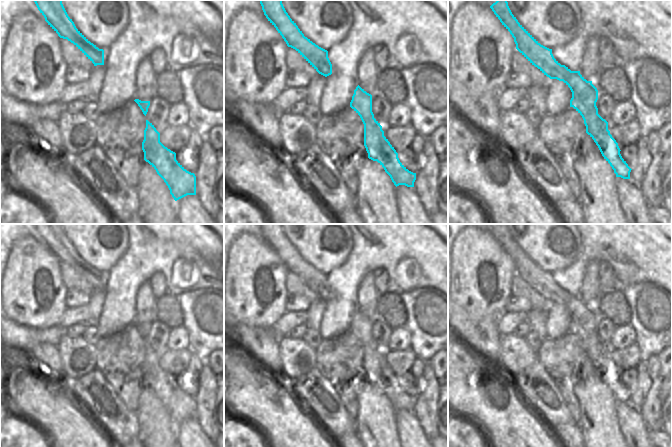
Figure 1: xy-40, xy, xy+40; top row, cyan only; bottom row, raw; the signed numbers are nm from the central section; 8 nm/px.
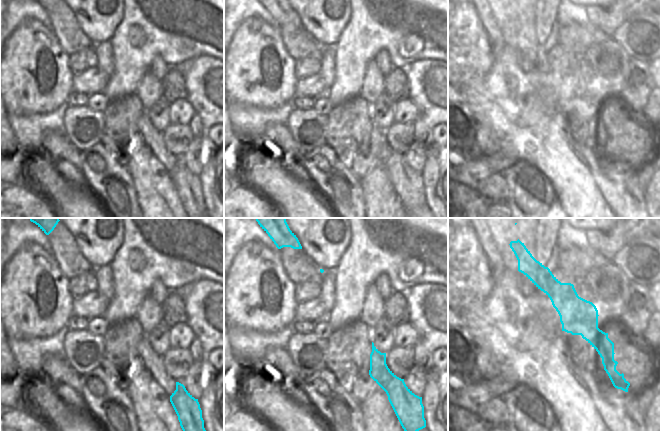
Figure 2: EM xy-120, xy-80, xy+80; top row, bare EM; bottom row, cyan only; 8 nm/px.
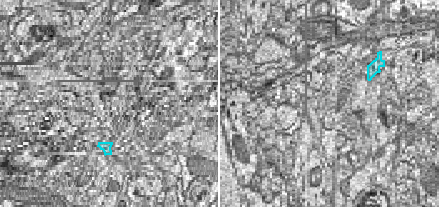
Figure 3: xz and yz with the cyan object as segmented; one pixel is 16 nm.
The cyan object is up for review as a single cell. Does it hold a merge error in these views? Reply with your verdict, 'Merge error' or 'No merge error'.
No merge error

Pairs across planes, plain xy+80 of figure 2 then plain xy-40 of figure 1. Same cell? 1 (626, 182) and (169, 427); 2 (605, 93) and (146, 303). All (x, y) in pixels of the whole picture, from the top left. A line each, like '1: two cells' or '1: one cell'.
1: two cells
2: two cells

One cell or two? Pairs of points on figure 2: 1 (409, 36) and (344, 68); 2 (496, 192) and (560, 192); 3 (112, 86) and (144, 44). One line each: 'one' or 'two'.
1: one
2: two
3: one

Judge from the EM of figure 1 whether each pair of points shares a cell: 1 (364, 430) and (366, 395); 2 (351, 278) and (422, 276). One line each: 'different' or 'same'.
1: same
2: same

